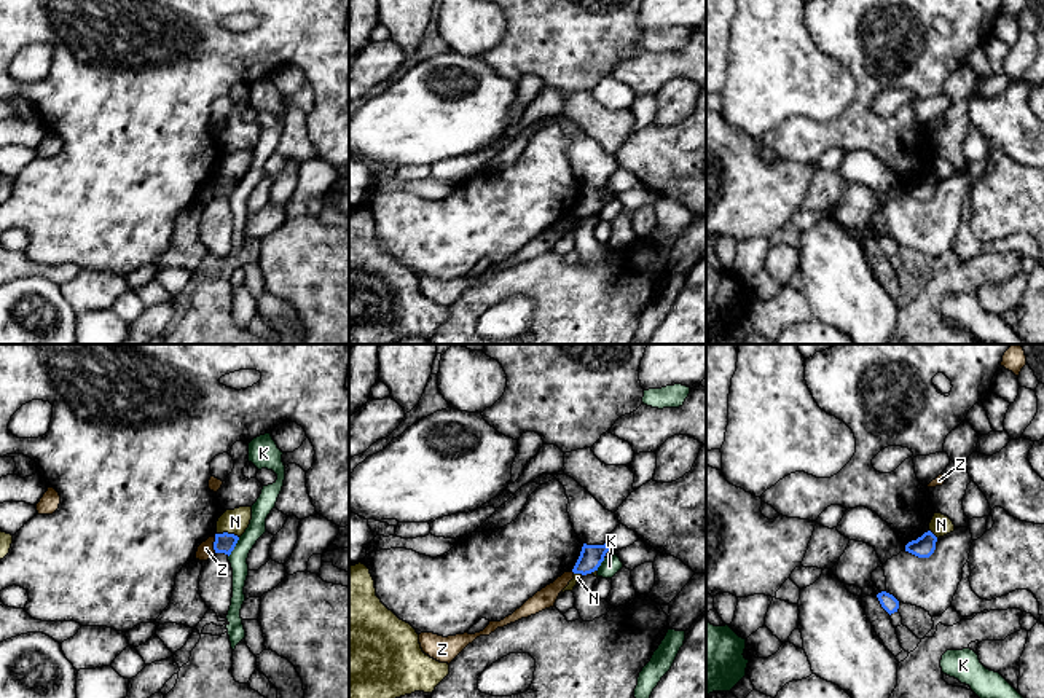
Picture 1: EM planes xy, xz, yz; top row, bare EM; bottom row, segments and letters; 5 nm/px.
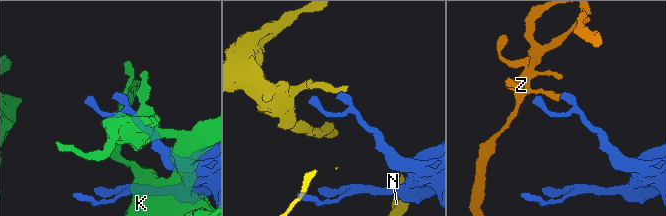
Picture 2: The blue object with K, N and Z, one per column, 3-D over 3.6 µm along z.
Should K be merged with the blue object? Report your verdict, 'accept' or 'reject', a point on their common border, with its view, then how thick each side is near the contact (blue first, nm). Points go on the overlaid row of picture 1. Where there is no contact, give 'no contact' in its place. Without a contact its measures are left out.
reject; meets blue in xy at (235, 545); 100 nm thick on the blue side, 90 nm on the other

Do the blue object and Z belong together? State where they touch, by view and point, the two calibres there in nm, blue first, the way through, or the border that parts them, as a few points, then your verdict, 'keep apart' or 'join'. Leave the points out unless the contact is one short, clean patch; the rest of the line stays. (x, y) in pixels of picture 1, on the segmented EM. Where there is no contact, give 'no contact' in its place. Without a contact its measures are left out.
contact xy (214, 544); calibres 100 and 80 nm; border xy (215, 536), (214, 552); keep apart

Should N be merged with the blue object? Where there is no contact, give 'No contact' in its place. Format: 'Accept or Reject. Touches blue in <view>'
Reject. Touches blue in xy

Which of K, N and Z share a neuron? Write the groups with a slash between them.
K / N / Z

